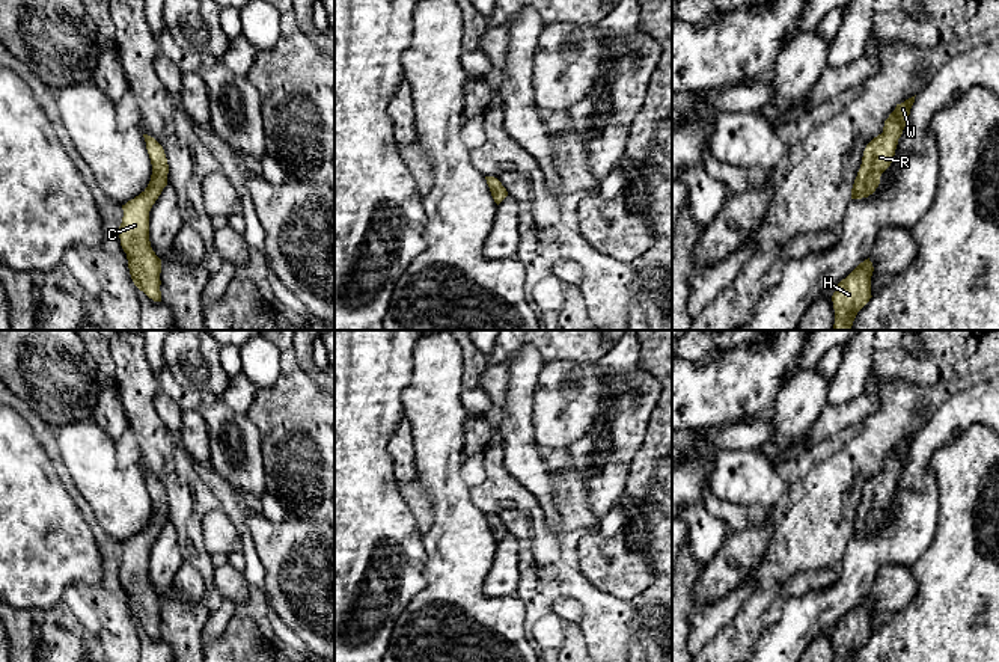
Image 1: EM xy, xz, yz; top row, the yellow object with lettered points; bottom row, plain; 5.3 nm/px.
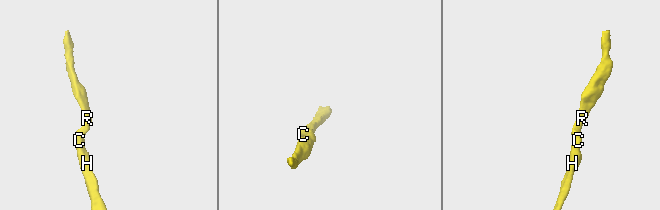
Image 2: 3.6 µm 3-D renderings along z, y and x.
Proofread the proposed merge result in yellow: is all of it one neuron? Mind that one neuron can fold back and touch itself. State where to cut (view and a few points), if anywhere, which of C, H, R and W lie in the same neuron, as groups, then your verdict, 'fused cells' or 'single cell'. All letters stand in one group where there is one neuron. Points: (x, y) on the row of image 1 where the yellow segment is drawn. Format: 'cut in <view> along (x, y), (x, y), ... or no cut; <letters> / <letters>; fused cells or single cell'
no cut; C H R W; single cell

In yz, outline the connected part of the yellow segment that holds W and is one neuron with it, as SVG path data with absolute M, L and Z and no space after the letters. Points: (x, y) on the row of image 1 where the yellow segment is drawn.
M915 97L897 104L895 110L884 121L883 133L866 145L851 188L851 199L868 198L878 187L881 173L892 163L898 139L907 124L913 103Z

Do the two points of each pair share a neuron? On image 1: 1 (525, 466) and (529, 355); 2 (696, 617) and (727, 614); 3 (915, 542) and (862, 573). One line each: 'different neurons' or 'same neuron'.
1: same neuron
2: same neuron
3: same neuron

